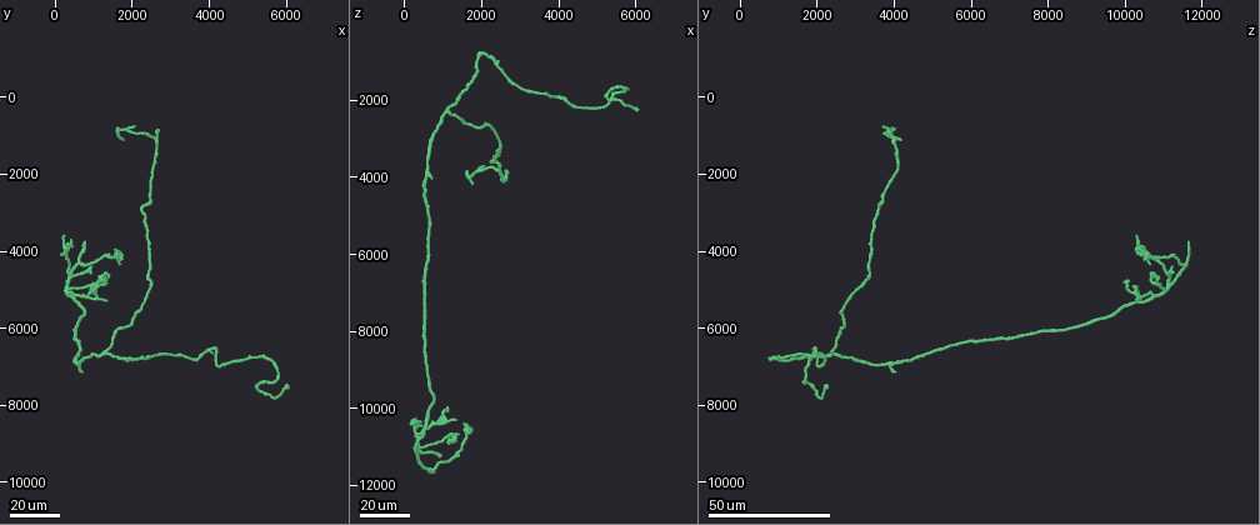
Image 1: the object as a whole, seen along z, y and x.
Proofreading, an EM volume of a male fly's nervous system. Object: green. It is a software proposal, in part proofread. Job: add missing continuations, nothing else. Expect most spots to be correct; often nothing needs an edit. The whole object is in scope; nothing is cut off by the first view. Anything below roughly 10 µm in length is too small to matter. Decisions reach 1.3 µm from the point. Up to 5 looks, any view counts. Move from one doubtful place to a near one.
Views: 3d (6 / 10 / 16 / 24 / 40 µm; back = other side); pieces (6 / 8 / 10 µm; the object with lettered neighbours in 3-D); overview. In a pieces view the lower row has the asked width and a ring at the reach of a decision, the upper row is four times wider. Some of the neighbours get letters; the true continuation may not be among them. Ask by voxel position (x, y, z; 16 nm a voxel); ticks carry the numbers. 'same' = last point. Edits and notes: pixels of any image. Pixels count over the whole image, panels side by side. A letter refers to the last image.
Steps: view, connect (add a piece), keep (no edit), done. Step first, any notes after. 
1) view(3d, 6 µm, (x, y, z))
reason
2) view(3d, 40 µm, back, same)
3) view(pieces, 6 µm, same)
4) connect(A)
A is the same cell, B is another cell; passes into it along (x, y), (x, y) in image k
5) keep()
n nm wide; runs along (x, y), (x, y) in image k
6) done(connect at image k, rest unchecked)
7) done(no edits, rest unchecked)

view(3d, 40 µm, (750, 3700, 11700))
free end

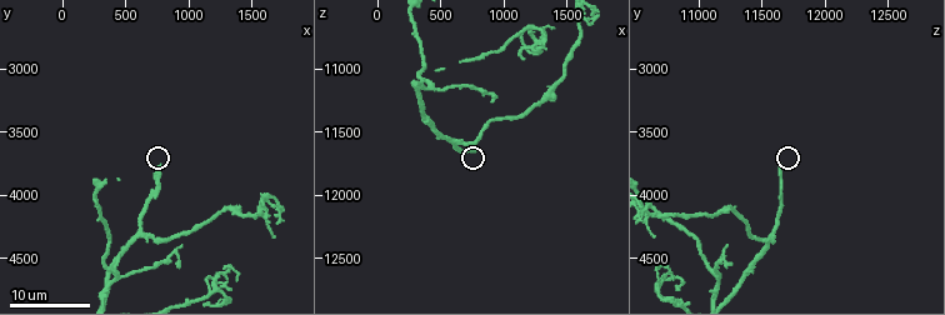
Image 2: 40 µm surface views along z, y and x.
view(pieces, 8 µm, (780, 3780, 11640))

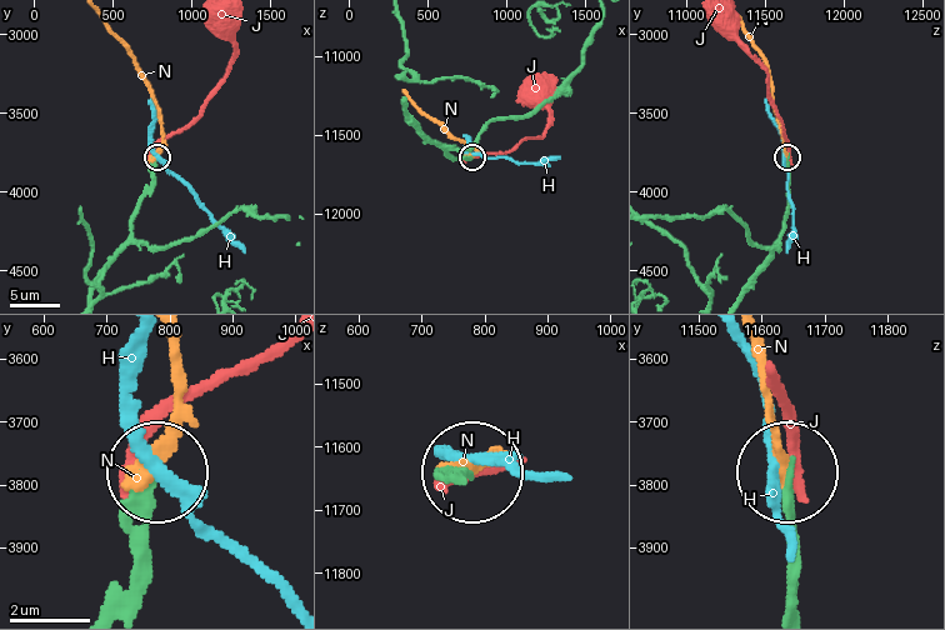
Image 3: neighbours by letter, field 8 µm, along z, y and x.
keep()
H, J and N are other cells; runs along (740, 293), (780, 236), (786, 209), (786, 156) in image 3; no lettered piece goes on from it

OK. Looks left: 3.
view(3d, 40 µm, (1050, 4850, 10000))
branch stops here

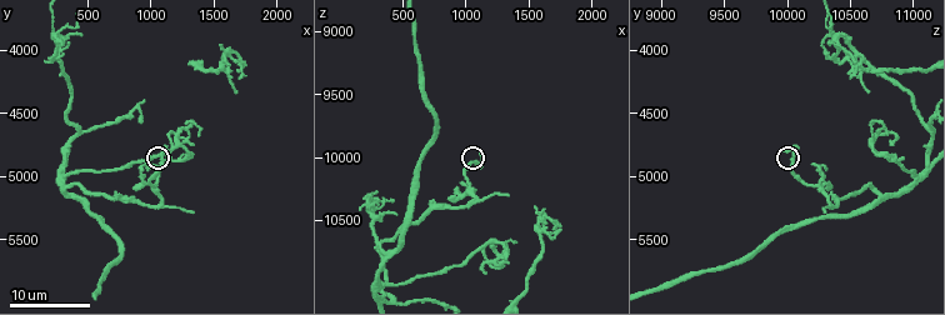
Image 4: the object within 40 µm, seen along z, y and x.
view(pieces, 8 µm, (1100, 4800, 9980))
see the neighbours

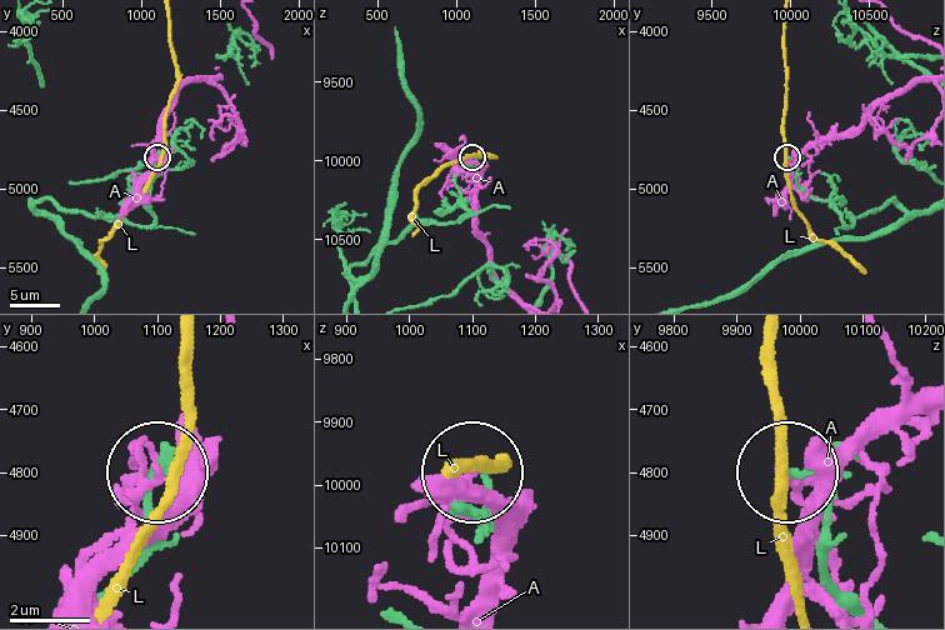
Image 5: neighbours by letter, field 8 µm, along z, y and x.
keep()
A and L are other cells; none of them fits

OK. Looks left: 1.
done(no edits, rest unchecked)

